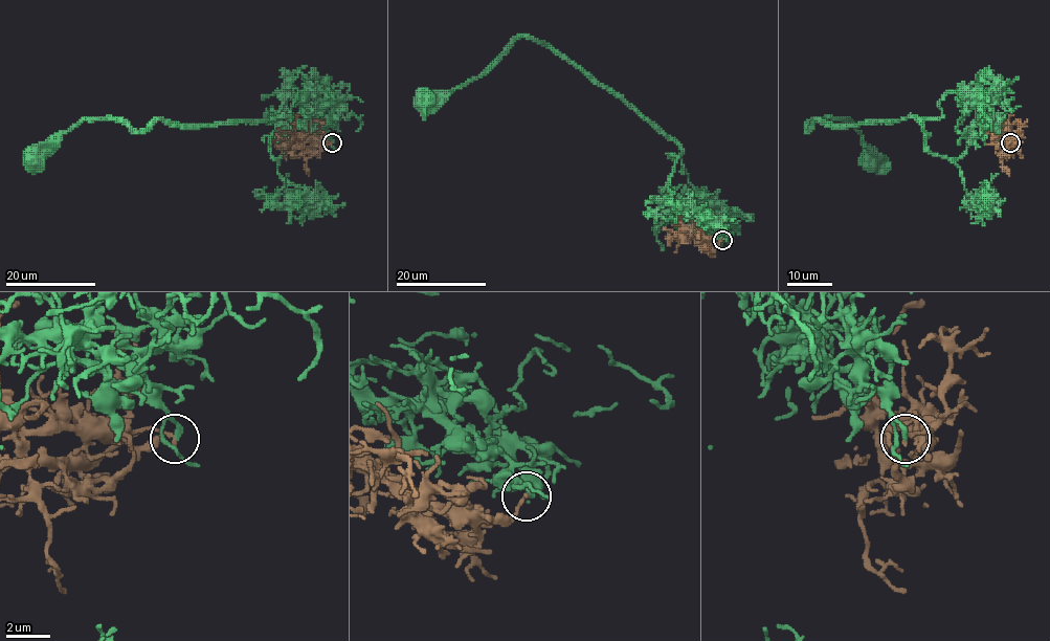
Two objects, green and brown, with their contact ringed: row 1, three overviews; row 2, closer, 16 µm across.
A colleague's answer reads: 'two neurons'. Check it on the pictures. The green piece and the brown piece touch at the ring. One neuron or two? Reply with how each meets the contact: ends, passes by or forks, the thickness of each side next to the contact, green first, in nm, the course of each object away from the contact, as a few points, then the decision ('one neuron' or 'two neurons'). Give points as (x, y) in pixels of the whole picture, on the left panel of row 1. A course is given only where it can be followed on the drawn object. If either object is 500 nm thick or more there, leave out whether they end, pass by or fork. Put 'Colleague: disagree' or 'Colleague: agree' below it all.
green ends there; brown ends there; 240 nm thick on the green side, 170 nm on the other; green runs (332, 142), (324, 126), (333, 105), (297, 92), (291, 119), (156, 120), (133, 130), (88, 117), (35, 162); brown runs (332, 142), (292, 141), (288, 150), (277, 129); one neuron
Colleague: disagree

